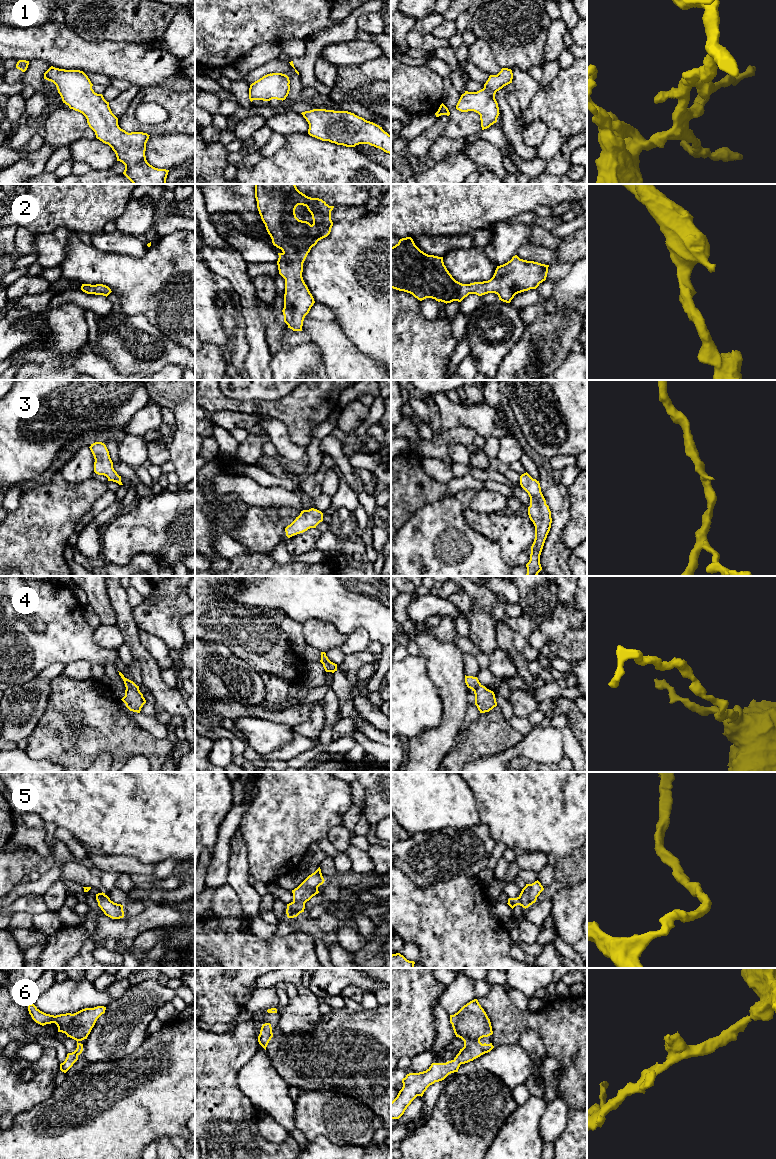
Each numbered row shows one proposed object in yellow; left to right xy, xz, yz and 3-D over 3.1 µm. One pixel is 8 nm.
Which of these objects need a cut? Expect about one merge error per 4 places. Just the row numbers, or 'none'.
none

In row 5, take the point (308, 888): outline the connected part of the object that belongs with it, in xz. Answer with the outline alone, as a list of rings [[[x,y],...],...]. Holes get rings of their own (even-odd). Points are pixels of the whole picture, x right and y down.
[[[320,867],[309,875],[297,888],[292,890],[293,901],[287,904],[286,914],[288,918],[297,917],[304,912],[305,903],[319,893],[318,887],[324,883]]]

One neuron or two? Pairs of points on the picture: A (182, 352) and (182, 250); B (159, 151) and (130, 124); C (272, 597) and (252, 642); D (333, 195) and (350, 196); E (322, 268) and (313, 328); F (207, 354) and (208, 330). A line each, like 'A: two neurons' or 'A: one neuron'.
A: two neurons
B: two neurons
C: two neurons
D: one neuron
E: two neurons
F: two neurons

